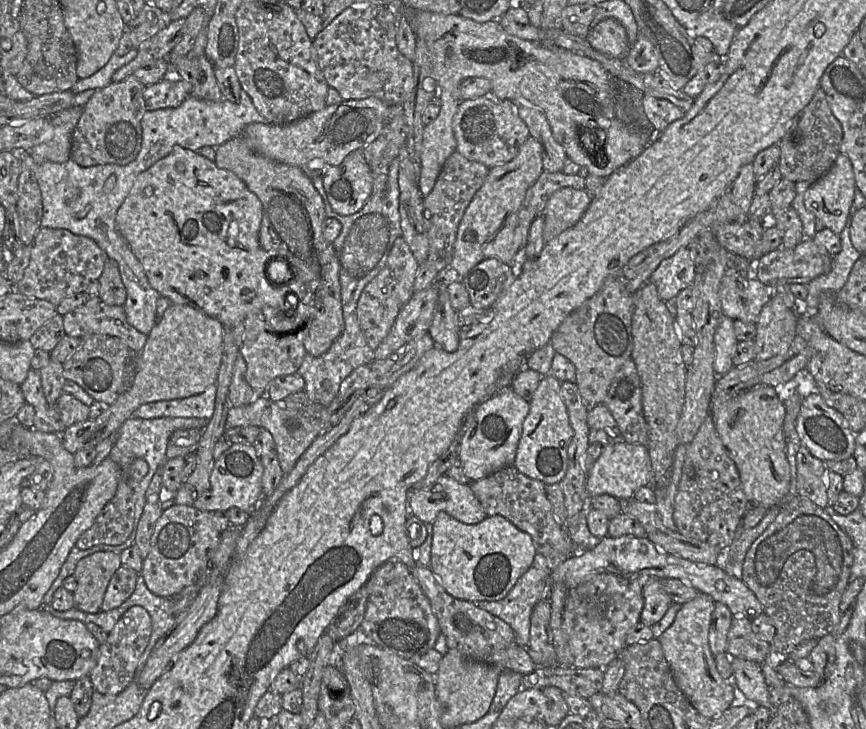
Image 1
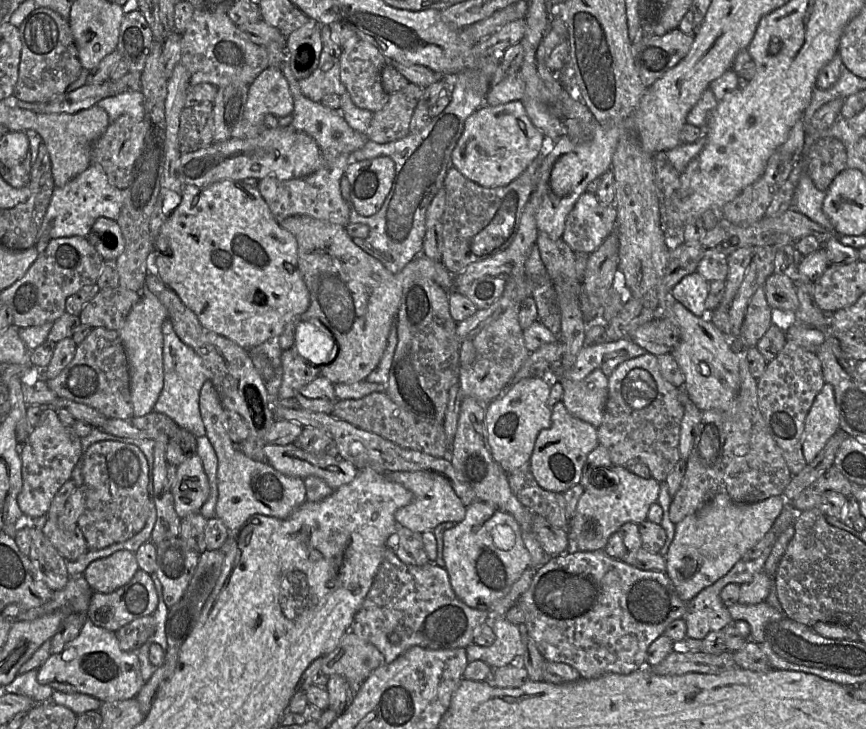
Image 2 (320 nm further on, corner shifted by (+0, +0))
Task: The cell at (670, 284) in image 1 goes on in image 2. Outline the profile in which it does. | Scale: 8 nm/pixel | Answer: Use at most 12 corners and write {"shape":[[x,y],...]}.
{"shape":[[698,272],[683,277],[670,300],[706,317],[709,282]]}

